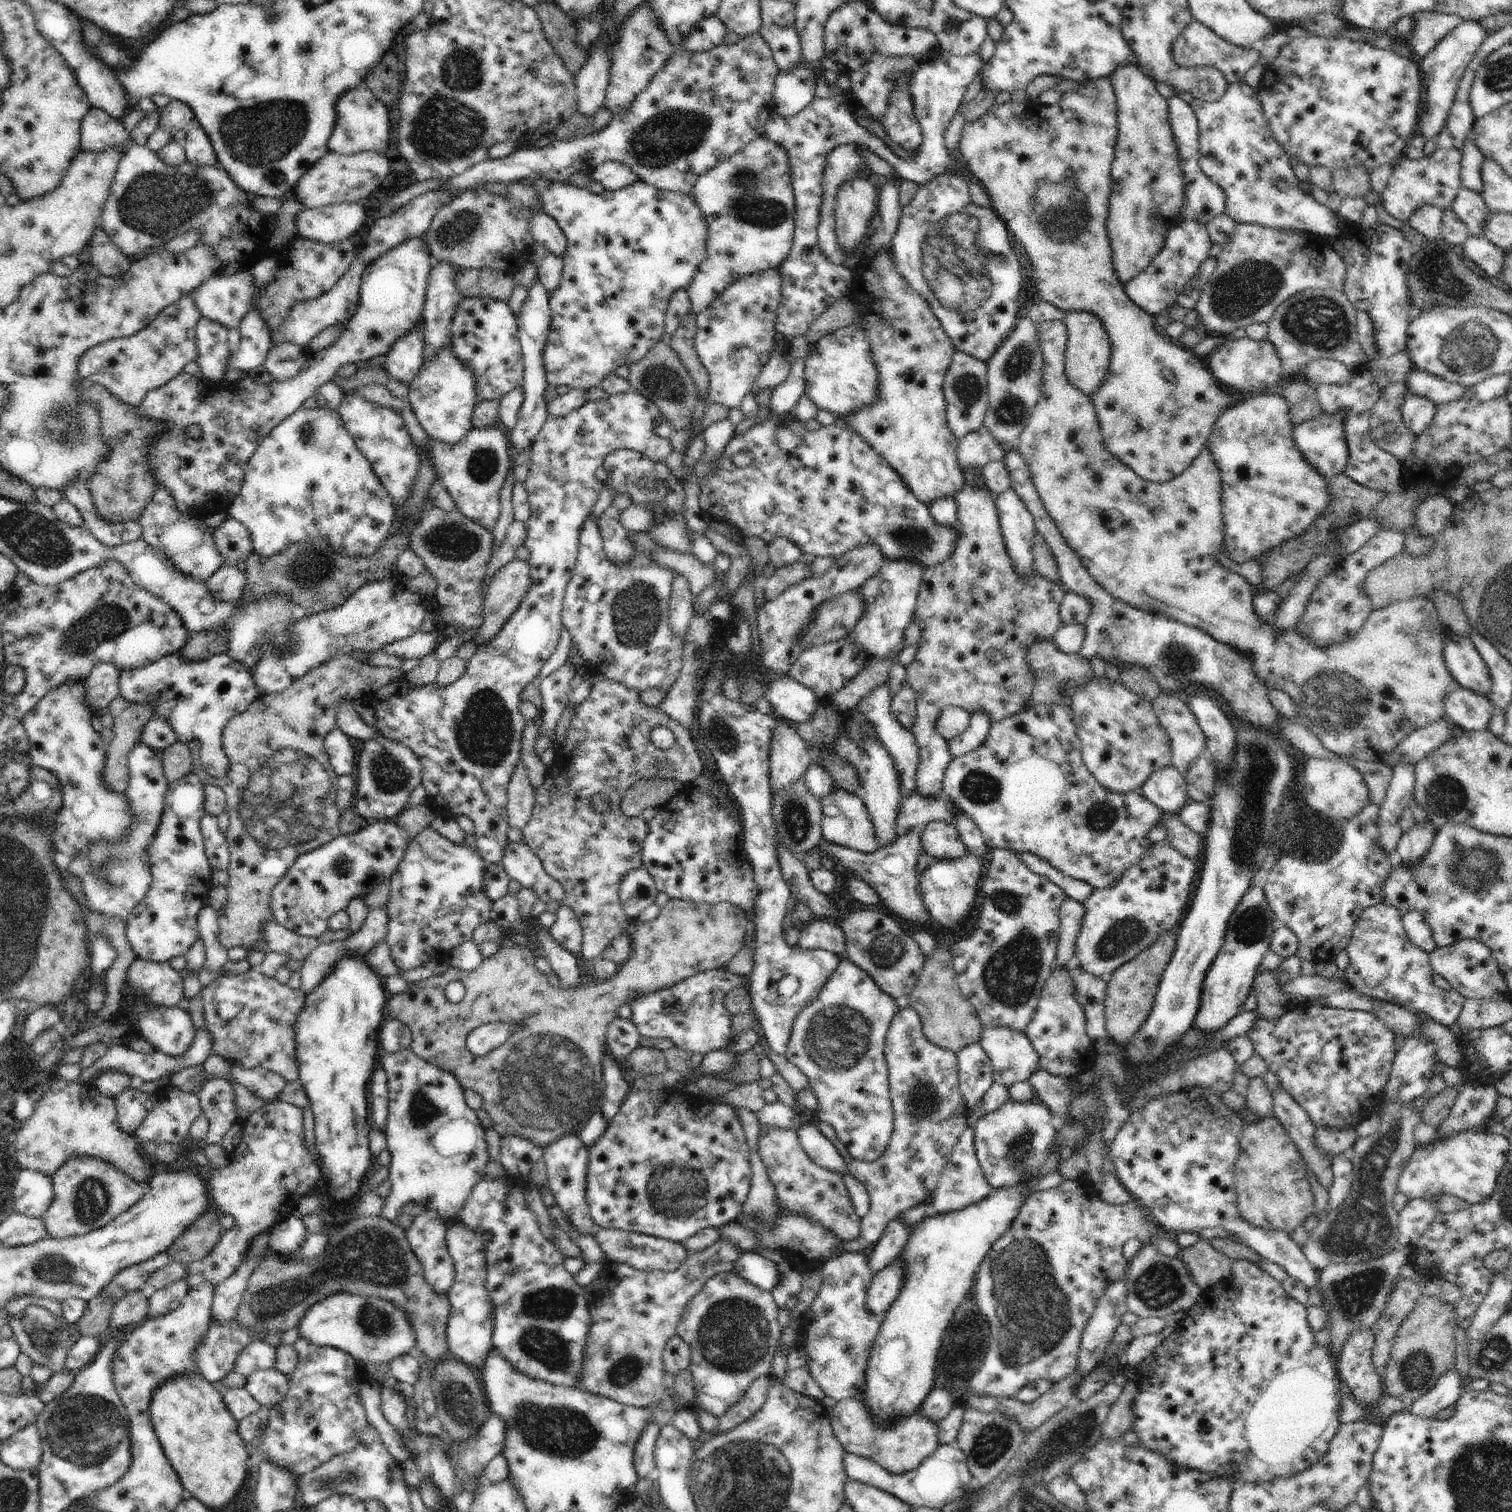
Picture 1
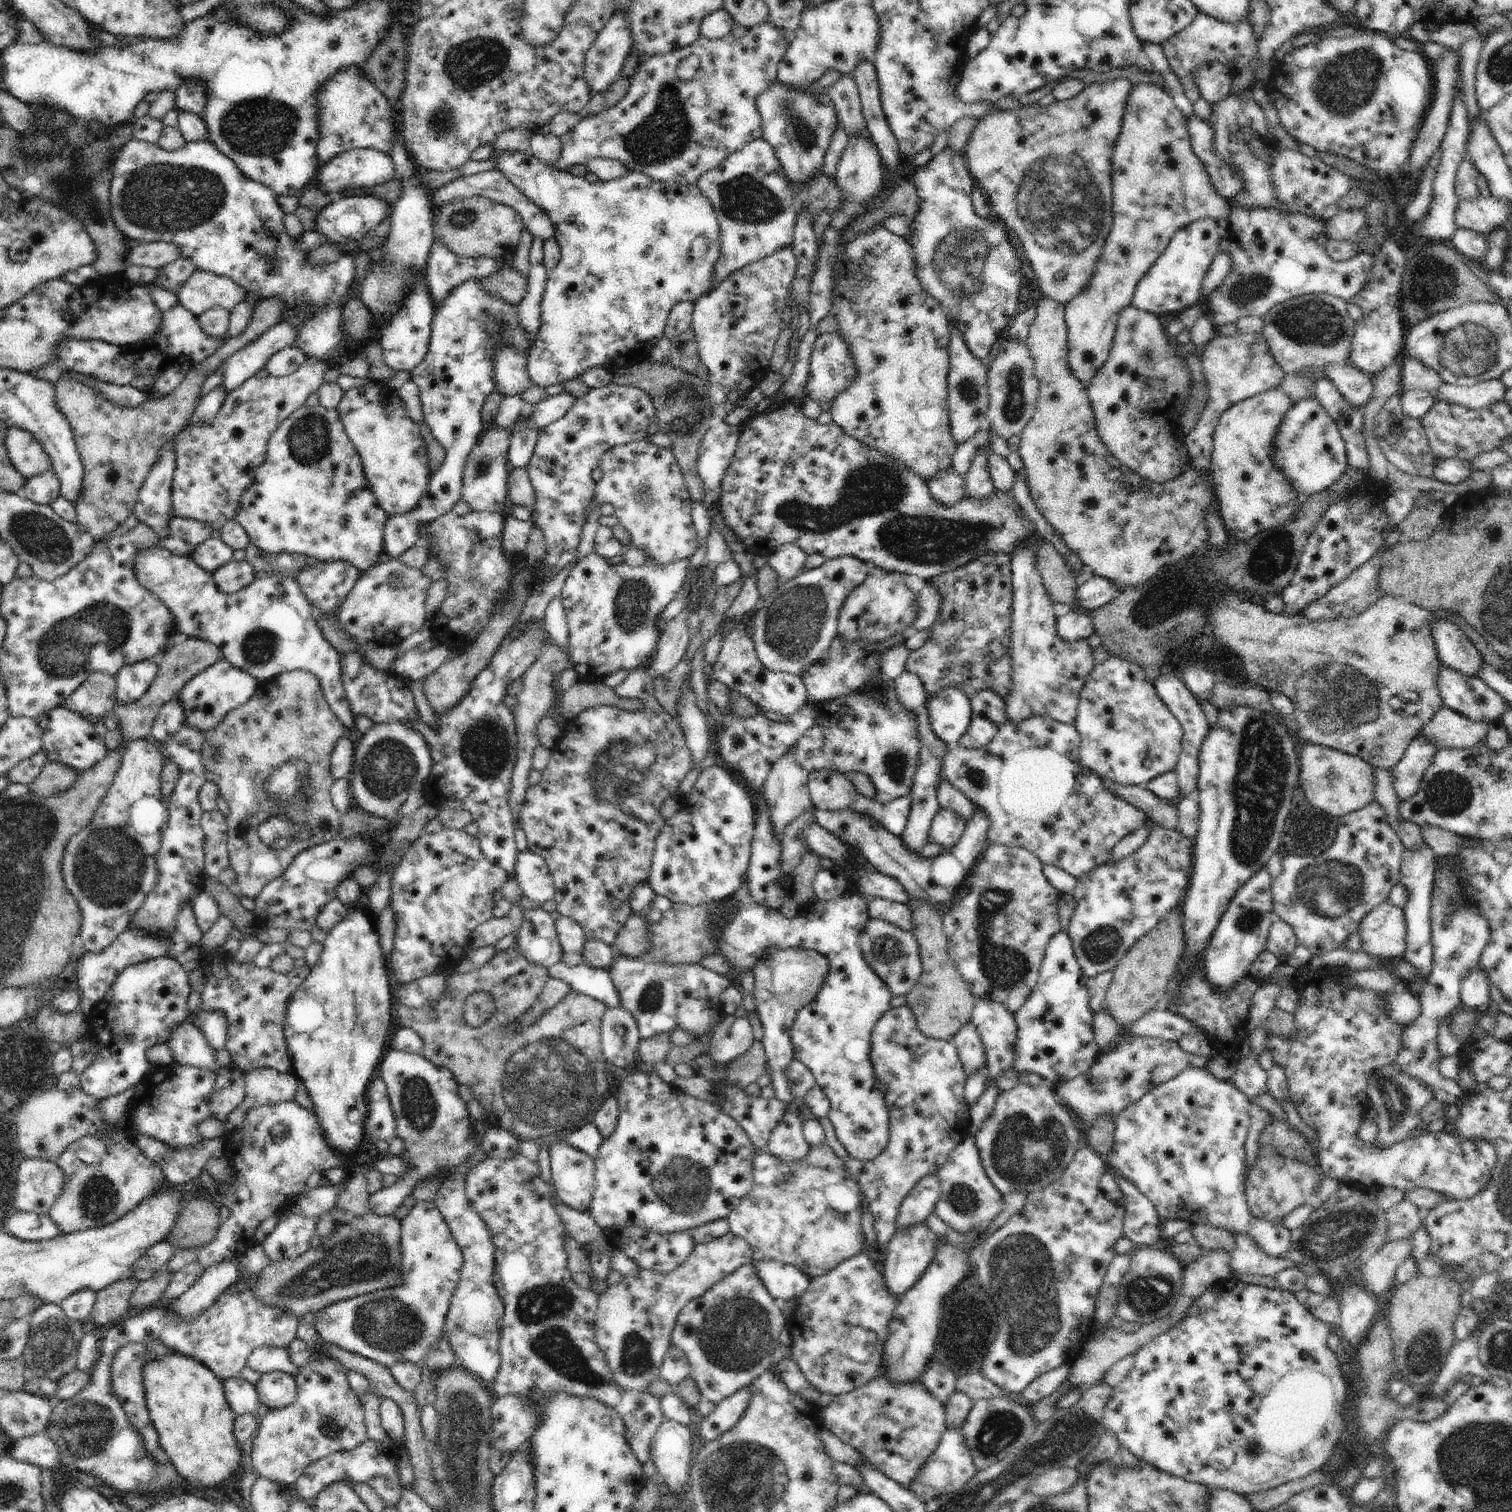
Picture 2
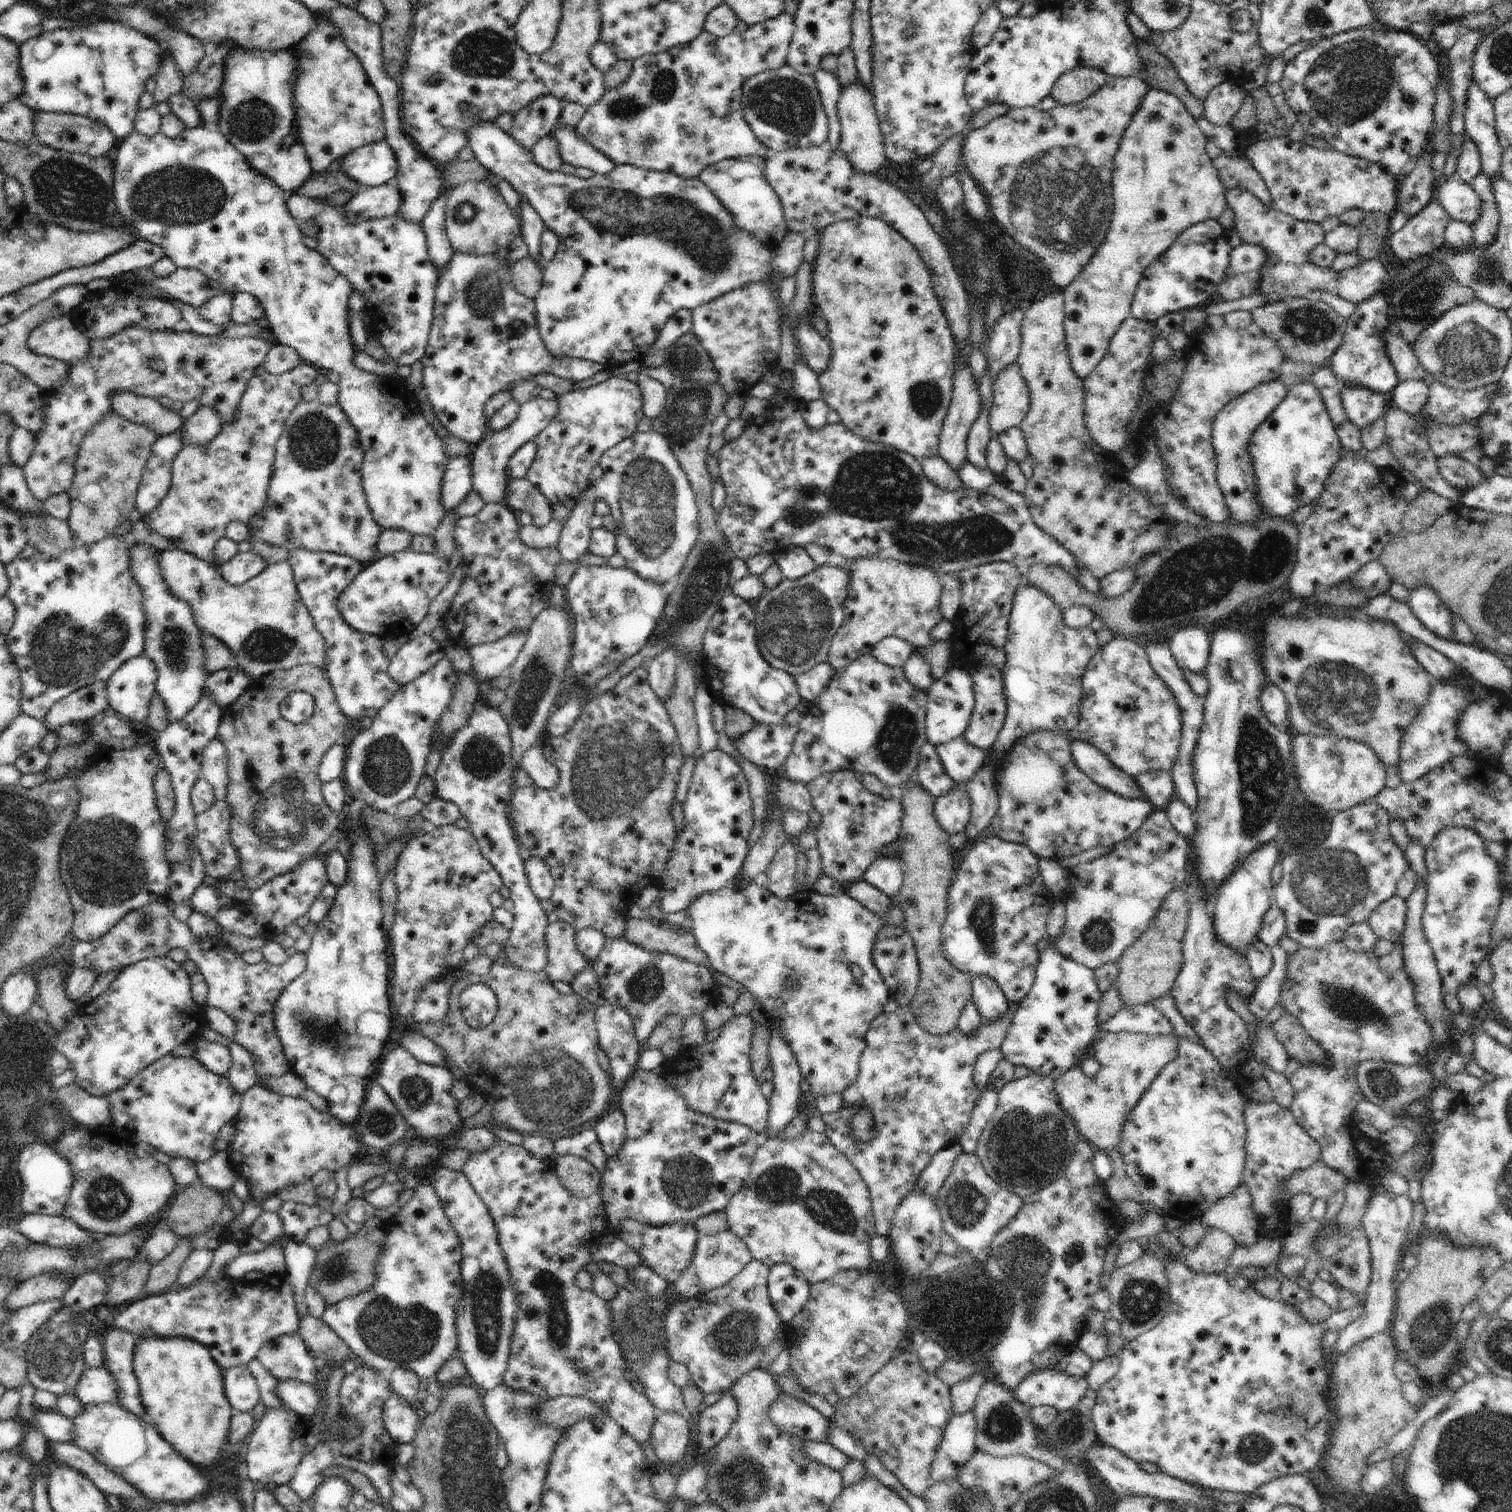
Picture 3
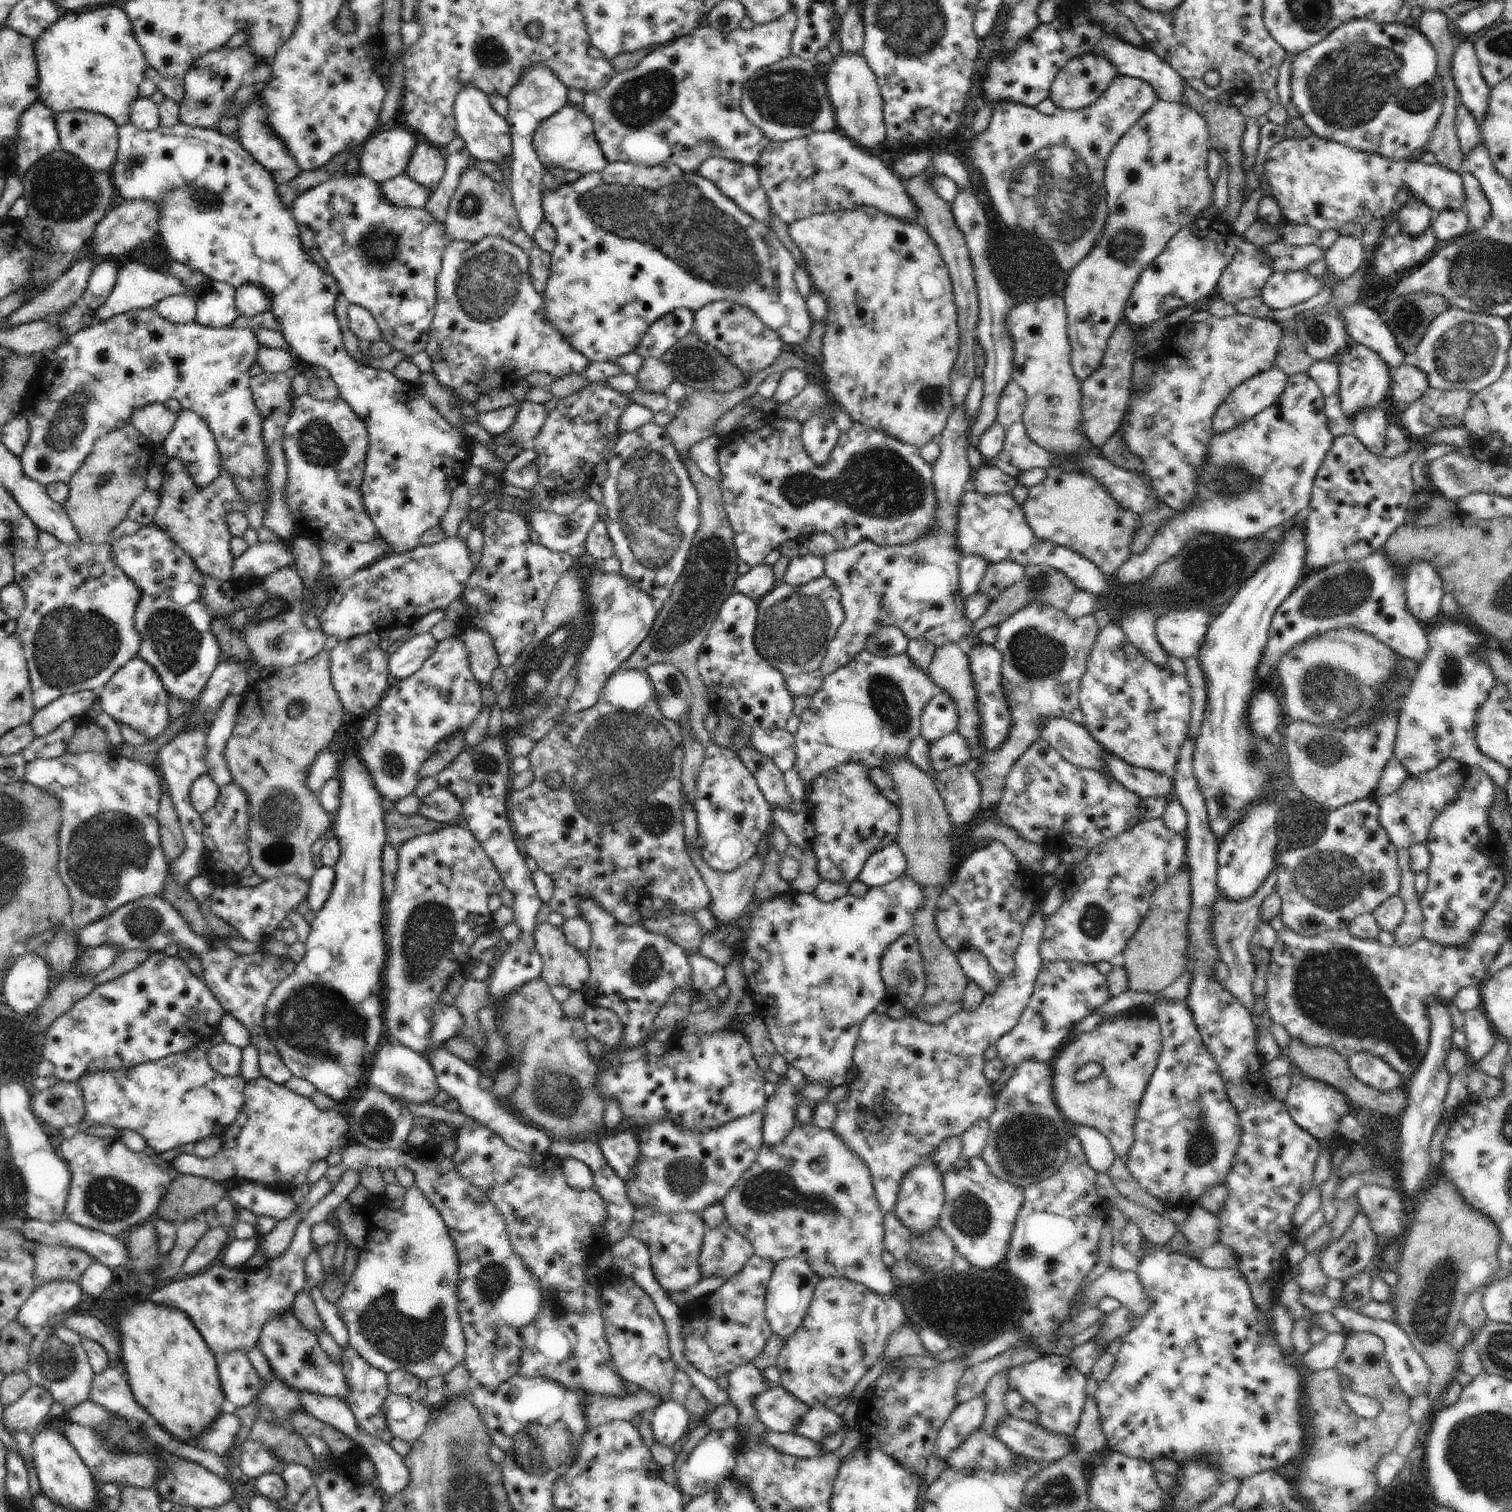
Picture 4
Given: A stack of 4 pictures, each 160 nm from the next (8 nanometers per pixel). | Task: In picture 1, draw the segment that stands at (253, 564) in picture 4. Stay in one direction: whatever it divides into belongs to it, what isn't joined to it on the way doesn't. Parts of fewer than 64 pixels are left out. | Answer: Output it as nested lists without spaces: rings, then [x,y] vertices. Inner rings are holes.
[[[223,565],[210,576],[210,579],[206,582],[206,586],[208,586],[210,594],[212,594],[216,600],[220,600],[221,602],[239,601],[242,597],[242,592],[244,592],[246,580],[248,580],[248,578],[246,578],[246,572],[241,572],[236,566]]]

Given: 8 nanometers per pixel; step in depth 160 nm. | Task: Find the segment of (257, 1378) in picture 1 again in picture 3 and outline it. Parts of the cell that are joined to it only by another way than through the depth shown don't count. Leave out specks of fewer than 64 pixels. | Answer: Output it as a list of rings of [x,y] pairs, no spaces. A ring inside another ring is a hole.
[[[294,1380],[278,1381],[276,1396],[282,1398],[282,1404],[286,1404],[290,1411],[299,1416],[312,1416],[320,1408],[320,1398],[316,1387],[311,1384]]]

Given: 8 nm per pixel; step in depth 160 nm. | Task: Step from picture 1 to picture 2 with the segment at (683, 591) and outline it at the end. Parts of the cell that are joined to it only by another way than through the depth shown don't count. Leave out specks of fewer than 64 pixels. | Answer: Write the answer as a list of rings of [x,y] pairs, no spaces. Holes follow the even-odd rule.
[[[683,613],[670,620],[668,626],[664,628],[656,650],[656,657],[648,669],[654,678],[668,674],[686,654],[691,640],[687,618],[688,615]]]

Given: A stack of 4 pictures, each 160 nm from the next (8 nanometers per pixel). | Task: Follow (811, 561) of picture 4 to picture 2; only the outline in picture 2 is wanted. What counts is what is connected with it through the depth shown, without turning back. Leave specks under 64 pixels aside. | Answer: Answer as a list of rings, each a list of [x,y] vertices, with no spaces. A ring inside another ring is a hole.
[[[784,544],[767,556],[767,564],[778,574],[781,582],[799,576],[808,556],[796,544]]]

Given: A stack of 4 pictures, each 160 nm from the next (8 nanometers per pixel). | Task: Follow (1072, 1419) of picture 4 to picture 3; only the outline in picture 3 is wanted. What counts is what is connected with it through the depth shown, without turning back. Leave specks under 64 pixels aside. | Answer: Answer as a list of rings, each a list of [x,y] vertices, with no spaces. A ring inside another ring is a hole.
[[[1050,1366],[1047,1370],[1037,1371],[1026,1376],[1012,1394],[1017,1401],[1028,1408],[1047,1405],[1056,1408],[1062,1414],[1062,1412],[1072,1410],[1089,1390],[1088,1382],[1084,1377],[1064,1374],[1064,1372],[1058,1372],[1056,1366]]]

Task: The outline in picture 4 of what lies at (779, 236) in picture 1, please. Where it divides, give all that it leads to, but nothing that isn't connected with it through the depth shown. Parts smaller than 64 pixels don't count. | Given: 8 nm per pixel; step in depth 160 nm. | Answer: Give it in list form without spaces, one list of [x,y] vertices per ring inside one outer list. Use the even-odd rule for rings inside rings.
[[[711,157],[700,164],[697,174],[712,180],[724,196],[728,196],[742,208],[742,212],[750,214],[754,220],[766,226],[771,226],[773,211],[768,203],[768,196],[760,185],[756,165]]]

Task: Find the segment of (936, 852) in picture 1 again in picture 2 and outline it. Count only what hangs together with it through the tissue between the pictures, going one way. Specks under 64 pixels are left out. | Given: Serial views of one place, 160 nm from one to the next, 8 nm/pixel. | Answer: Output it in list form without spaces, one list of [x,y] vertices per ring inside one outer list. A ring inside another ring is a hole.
[[[940,808],[929,829],[929,842],[944,846],[945,850],[952,849],[963,836],[966,822],[950,810]]]

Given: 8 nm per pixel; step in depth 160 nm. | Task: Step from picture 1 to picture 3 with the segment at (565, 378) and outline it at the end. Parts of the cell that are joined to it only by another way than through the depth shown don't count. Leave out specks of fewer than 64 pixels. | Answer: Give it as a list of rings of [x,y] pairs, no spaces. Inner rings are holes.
[[[484,122],[484,124],[474,124],[468,130],[468,145],[474,152],[477,159],[485,168],[488,168],[494,175],[498,175],[503,180],[508,180],[519,194],[522,194],[532,207],[538,212],[538,215],[544,220],[545,226],[556,234],[559,246],[552,261],[544,269],[542,288],[535,299],[536,319],[538,329],[542,334],[542,340],[546,344],[546,350],[554,358],[581,358],[591,362],[602,364],[605,369],[613,370],[628,364],[628,362],[637,361],[642,363],[658,338],[660,330],[664,328],[666,322],[681,309],[694,311],[700,304],[706,304],[716,300],[722,294],[728,294],[736,288],[742,288],[746,284],[756,284],[760,280],[766,280],[768,286],[772,286],[772,249],[756,240],[756,236],[746,234],[744,230],[738,230],[734,226],[732,214],[724,208],[722,202],[708,190],[708,186],[699,180],[698,177],[692,179],[680,178],[674,172],[657,172],[633,165],[617,165],[612,172],[608,174],[596,173],[592,178],[584,180],[574,175],[562,174],[560,171],[548,172],[540,168],[531,152],[528,152],[524,146],[520,146],[512,136],[506,134],[495,122]]]

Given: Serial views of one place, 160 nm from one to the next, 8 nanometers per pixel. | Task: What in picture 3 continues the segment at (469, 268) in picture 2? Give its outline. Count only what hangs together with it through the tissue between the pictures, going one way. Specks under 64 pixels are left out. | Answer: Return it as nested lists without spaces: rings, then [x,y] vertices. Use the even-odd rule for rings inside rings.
[[[441,191],[432,206],[428,208],[426,216],[422,218],[421,226],[426,234],[428,244],[428,258],[436,266],[438,275],[446,272],[446,266],[454,254],[445,230],[445,210],[449,192]]]

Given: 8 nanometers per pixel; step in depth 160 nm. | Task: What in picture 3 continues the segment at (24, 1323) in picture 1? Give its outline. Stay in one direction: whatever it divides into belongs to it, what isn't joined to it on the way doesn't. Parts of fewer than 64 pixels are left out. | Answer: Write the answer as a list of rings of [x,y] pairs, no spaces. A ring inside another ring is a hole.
[[[65,1308],[58,1310],[52,1319],[48,1322],[44,1322],[32,1337],[25,1343],[26,1360],[27,1360],[27,1383],[31,1383],[36,1390],[46,1390],[56,1397],[64,1396],[64,1394],[74,1394],[76,1386],[78,1386],[78,1380],[82,1378],[82,1372],[86,1370],[86,1364],[84,1361],[84,1344],[88,1338],[88,1330],[84,1324],[78,1322],[80,1318],[72,1315]]]

